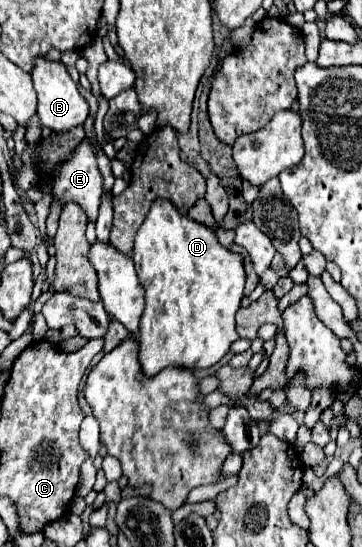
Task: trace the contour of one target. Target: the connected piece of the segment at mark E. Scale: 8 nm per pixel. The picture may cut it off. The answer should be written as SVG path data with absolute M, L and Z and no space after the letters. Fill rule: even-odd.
M84 138L80 142L78 148L74 148L74 154L70 154L70 158L58 166L58 170L54 172L54 188L52 188L52 196L60 198L64 204L74 200L78 202L84 212L88 214L88 220L96 220L98 216L98 208L100 208L100 194L102 194L102 172L98 168L96 162L96 152L98 152L100 142L94 144L92 138Z

